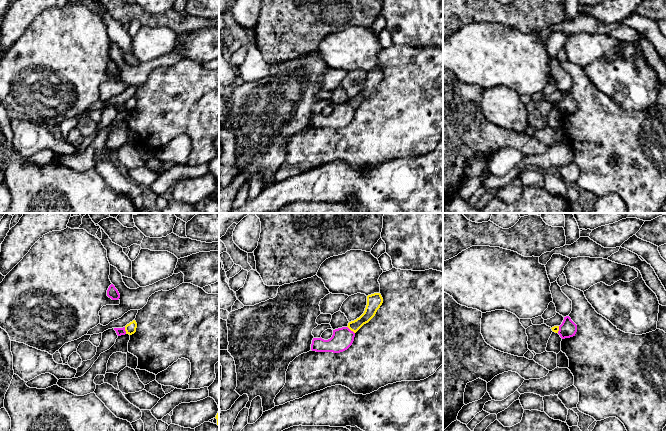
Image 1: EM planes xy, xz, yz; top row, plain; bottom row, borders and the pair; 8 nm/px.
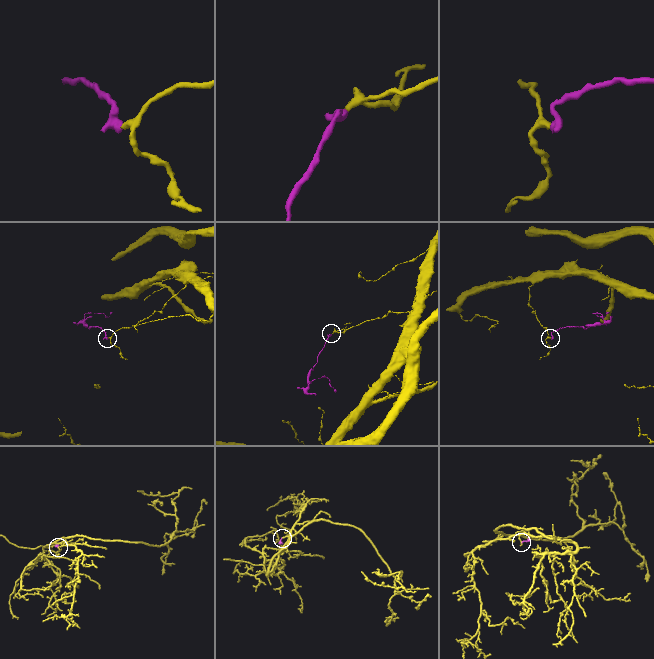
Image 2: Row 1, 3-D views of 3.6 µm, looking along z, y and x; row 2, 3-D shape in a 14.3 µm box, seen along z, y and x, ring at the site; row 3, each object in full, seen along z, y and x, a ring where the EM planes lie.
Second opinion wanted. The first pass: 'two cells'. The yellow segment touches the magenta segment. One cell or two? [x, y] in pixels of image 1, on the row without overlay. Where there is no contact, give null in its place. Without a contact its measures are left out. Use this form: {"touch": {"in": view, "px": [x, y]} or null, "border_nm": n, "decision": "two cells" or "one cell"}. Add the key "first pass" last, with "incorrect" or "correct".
{"touch": {"in": "xz", "px": [351, 106]}, "border_nm": 90, "decision": "two cells", "first pass": "correct"}

